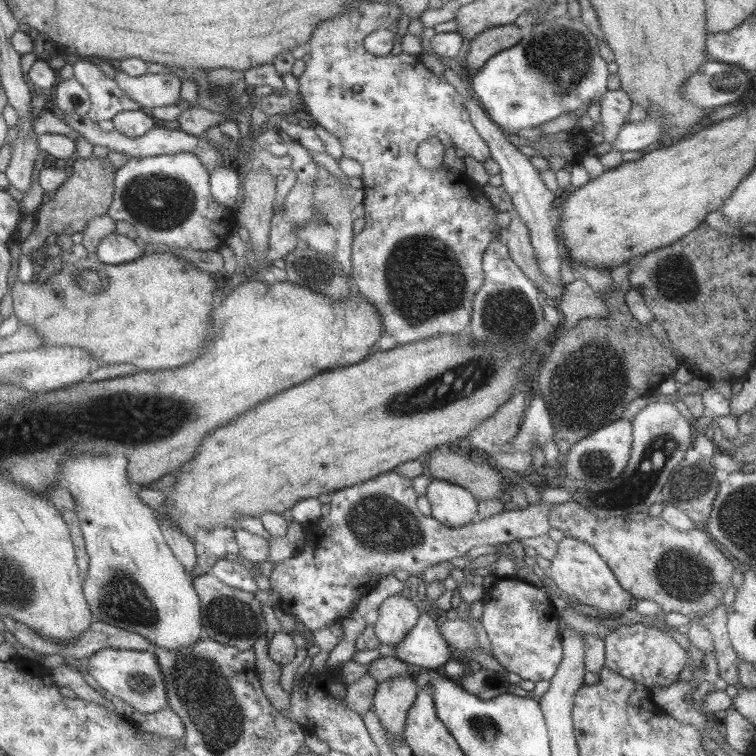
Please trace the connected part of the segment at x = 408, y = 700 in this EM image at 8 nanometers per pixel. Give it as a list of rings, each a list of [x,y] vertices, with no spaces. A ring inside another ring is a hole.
[[[413,673],[403,674],[403,676],[393,678],[390,682],[385,680],[385,682],[377,684],[373,710],[386,733],[386,738],[398,737],[399,741],[406,744],[402,736],[403,728],[407,712],[416,698],[418,690]]]

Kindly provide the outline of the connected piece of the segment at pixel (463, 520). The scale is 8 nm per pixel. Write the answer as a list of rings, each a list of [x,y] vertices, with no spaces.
[[[431,478],[424,496],[430,505],[430,516],[443,527],[457,528],[476,519],[476,499],[452,482]]]

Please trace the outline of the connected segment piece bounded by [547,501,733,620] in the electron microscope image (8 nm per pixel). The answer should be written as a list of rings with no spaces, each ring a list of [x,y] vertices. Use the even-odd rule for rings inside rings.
[[[573,501],[557,504],[547,514],[549,526],[561,530],[565,537],[576,538],[592,546],[613,572],[621,588],[635,599],[645,598],[659,604],[664,614],[676,612],[691,620],[707,615],[719,601],[731,581],[733,564],[717,549],[715,541],[701,526],[691,530],[677,530],[660,516],[648,513],[627,513],[623,516],[597,517]]]

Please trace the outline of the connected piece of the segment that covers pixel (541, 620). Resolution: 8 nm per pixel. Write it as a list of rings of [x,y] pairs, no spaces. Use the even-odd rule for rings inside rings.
[[[497,578],[493,585],[484,592],[483,612],[479,623],[485,630],[489,639],[492,657],[504,668],[506,672],[514,672],[523,680],[549,680],[561,662],[560,632],[557,625],[554,606],[549,602],[549,597],[542,587],[536,587],[531,583],[518,578]]]

